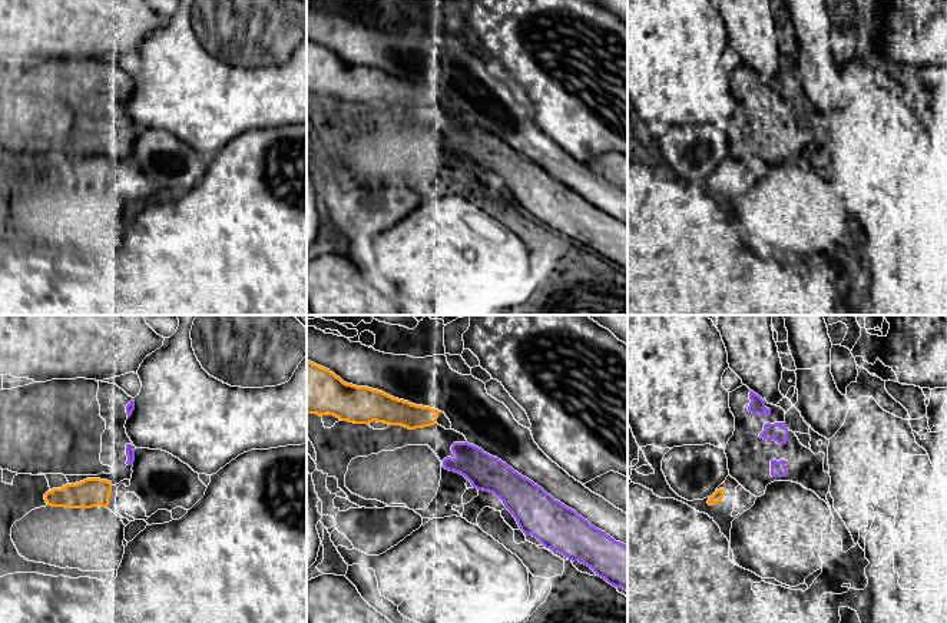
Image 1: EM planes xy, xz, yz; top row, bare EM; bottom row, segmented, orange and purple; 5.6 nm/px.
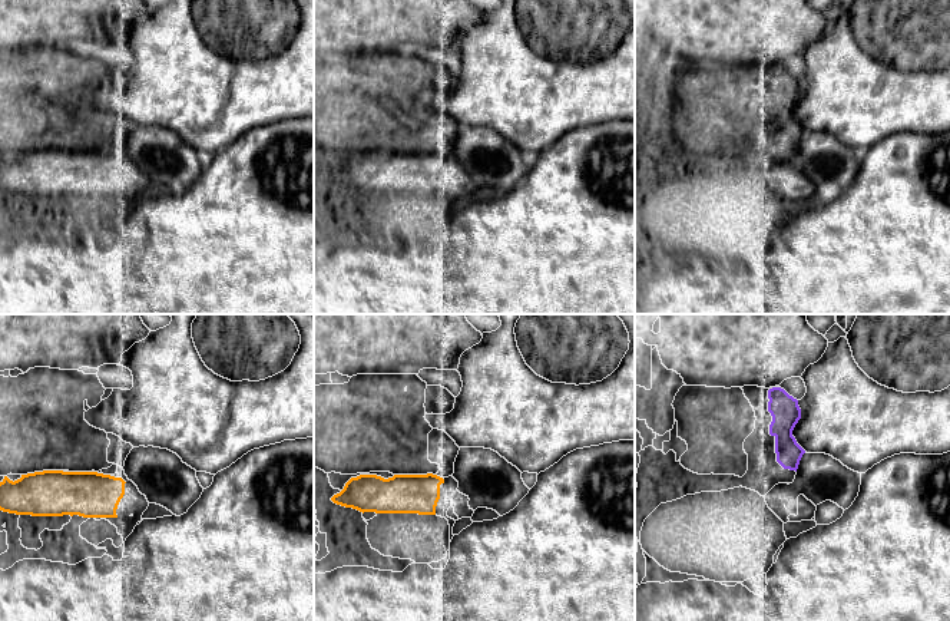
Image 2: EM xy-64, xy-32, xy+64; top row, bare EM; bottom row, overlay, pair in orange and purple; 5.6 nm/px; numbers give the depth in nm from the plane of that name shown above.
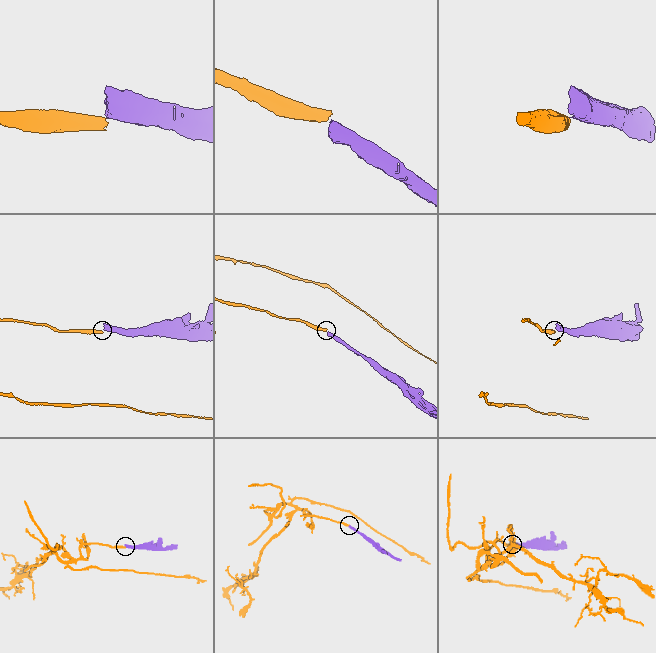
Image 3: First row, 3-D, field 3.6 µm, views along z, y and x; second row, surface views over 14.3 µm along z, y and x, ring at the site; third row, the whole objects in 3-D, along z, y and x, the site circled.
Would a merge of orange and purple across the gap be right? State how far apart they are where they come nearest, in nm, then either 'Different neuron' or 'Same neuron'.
Distance 140 nm. Different neuron

